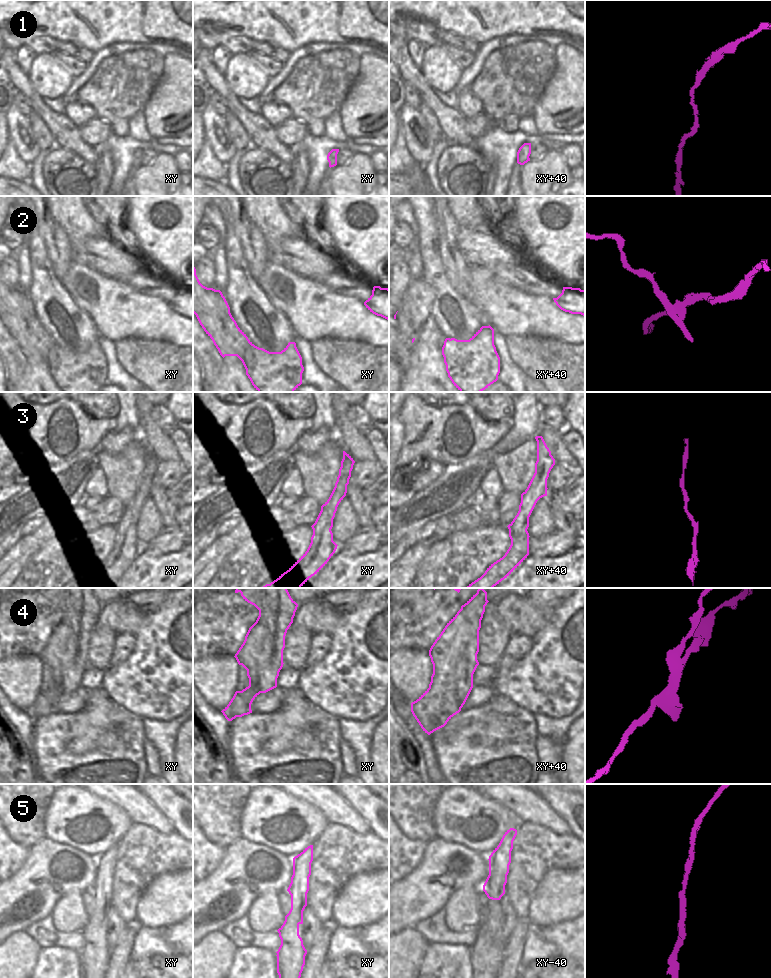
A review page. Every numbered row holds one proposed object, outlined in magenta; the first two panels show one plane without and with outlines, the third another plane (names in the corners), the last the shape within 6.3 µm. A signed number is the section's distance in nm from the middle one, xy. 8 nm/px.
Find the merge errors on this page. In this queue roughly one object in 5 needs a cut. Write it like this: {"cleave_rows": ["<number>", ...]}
{"cleave_rows": ["2", "4"]}

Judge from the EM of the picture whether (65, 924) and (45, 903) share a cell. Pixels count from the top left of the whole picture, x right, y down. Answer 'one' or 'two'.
two

